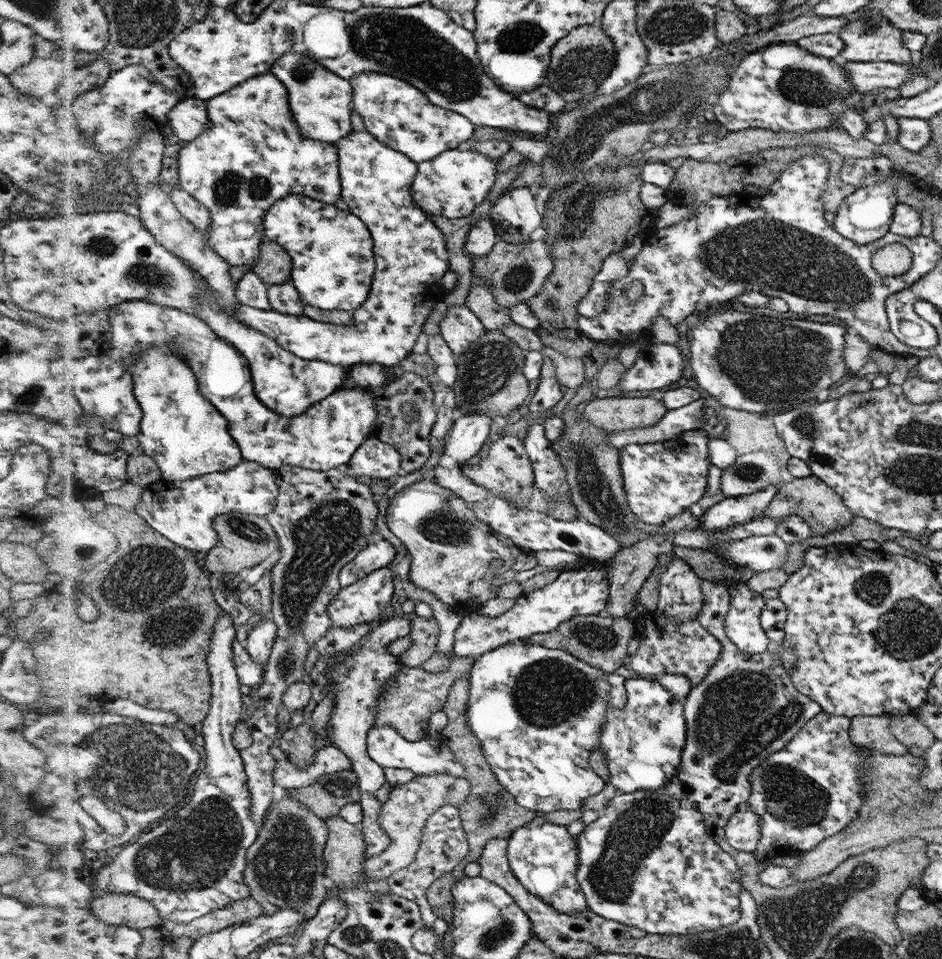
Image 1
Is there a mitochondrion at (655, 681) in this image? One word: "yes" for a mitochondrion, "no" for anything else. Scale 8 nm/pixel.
no

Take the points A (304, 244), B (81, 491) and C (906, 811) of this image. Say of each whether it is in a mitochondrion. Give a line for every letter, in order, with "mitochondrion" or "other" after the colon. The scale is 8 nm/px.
A: other
B: other
C: mitochondrion

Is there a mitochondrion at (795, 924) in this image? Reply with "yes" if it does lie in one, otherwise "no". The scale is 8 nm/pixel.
yes

